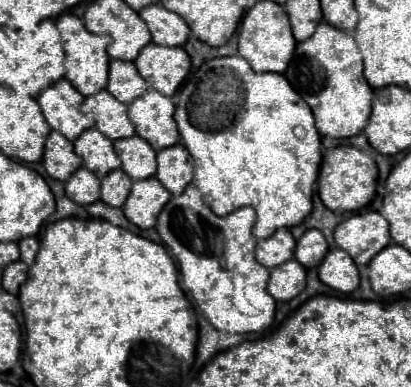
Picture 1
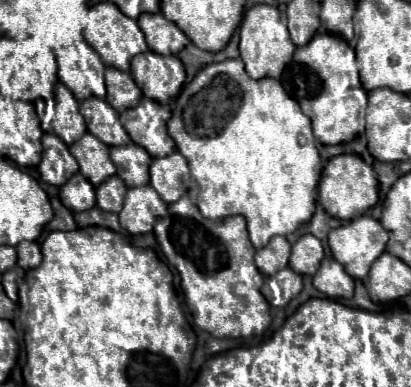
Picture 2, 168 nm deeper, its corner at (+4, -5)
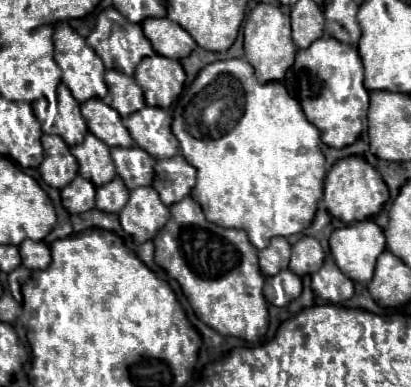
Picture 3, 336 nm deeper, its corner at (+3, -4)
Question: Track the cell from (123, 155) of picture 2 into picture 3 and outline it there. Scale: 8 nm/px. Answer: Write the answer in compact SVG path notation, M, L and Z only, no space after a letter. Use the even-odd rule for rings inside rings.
M111 147L111 157L117 167L117 175L125 181L127 189L151 185L155 159L141 147Z

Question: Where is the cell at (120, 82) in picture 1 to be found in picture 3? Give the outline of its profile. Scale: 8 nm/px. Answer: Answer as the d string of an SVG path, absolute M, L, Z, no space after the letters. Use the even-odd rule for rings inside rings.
M107 71L105 73L105 85L107 85L109 93L103 101L109 103L113 109L117 109L121 117L131 115L133 111L139 111L141 107L145 107L143 91L135 83L133 77L119 73L119 71Z

